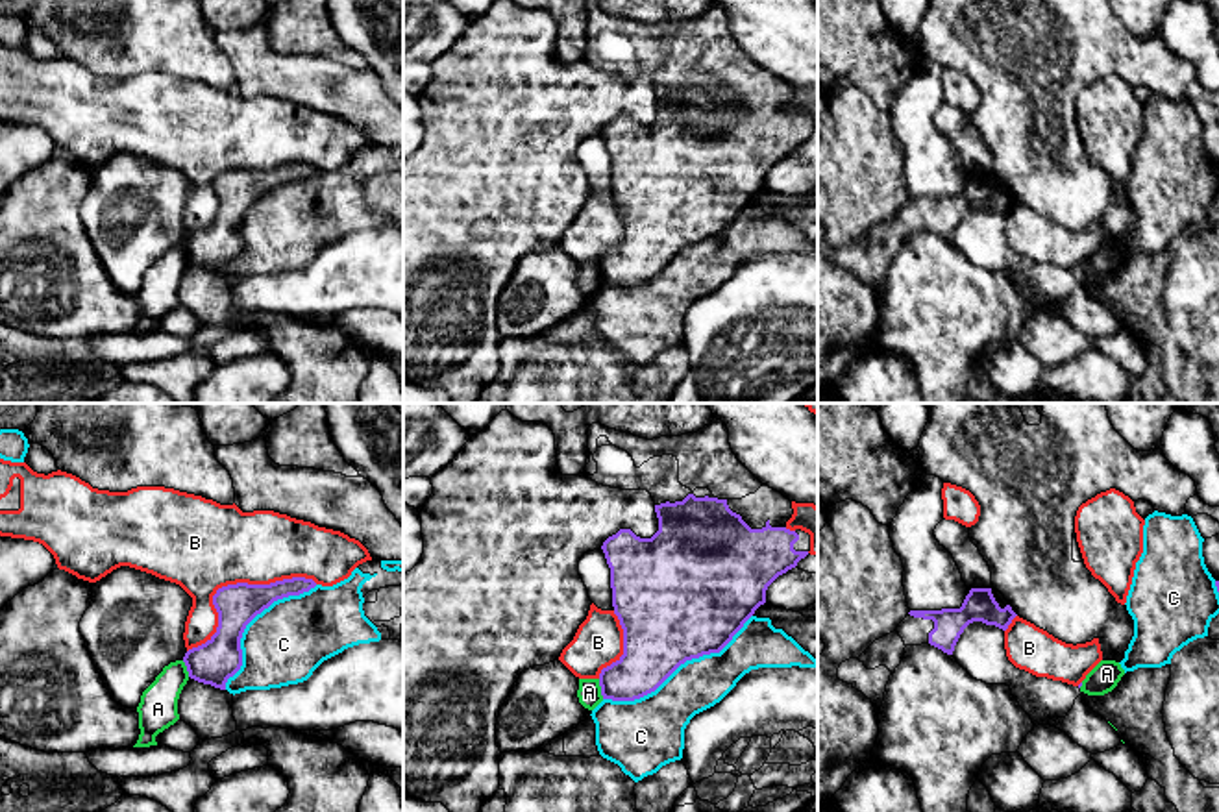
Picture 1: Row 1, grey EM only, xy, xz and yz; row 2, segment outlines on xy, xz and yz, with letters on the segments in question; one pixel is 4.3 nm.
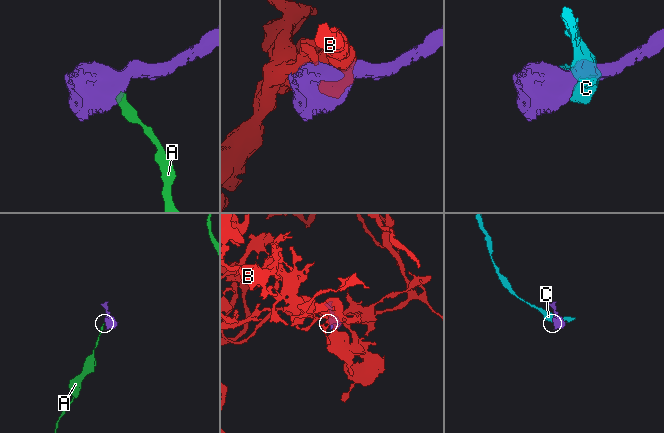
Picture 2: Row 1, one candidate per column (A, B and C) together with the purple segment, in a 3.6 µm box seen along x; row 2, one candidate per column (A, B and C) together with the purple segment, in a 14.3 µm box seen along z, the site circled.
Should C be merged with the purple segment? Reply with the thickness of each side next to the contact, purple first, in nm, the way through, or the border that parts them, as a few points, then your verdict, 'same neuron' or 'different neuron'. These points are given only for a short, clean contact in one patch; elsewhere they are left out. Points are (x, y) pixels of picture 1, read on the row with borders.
480 nm thick on the purple side, 240 nm on the other; different neuron

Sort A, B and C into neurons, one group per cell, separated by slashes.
A / B / C

